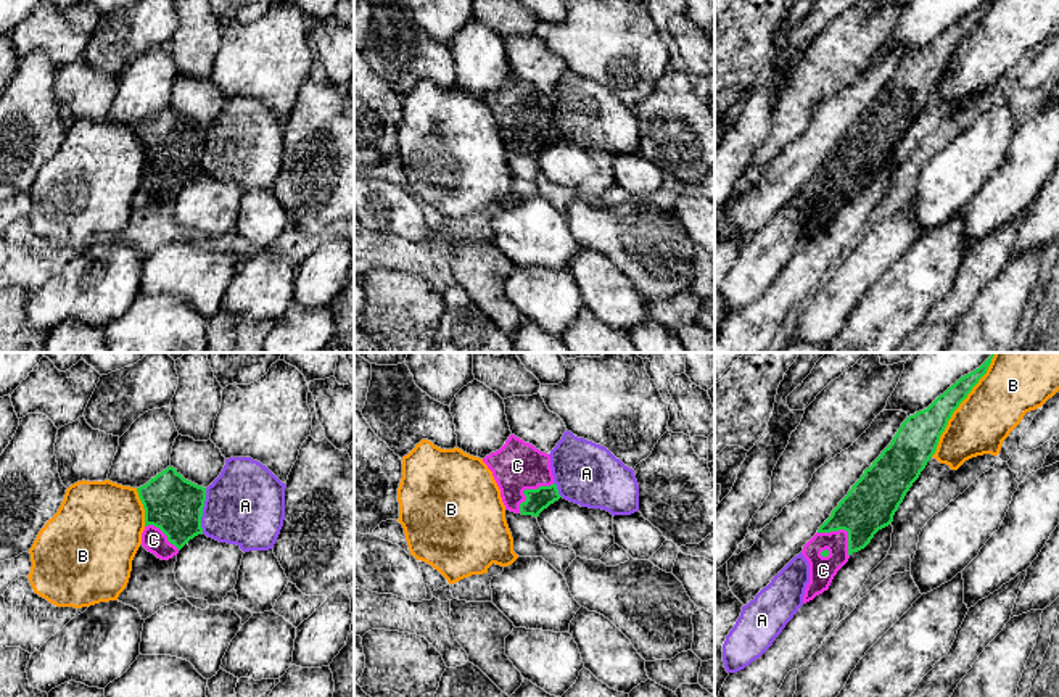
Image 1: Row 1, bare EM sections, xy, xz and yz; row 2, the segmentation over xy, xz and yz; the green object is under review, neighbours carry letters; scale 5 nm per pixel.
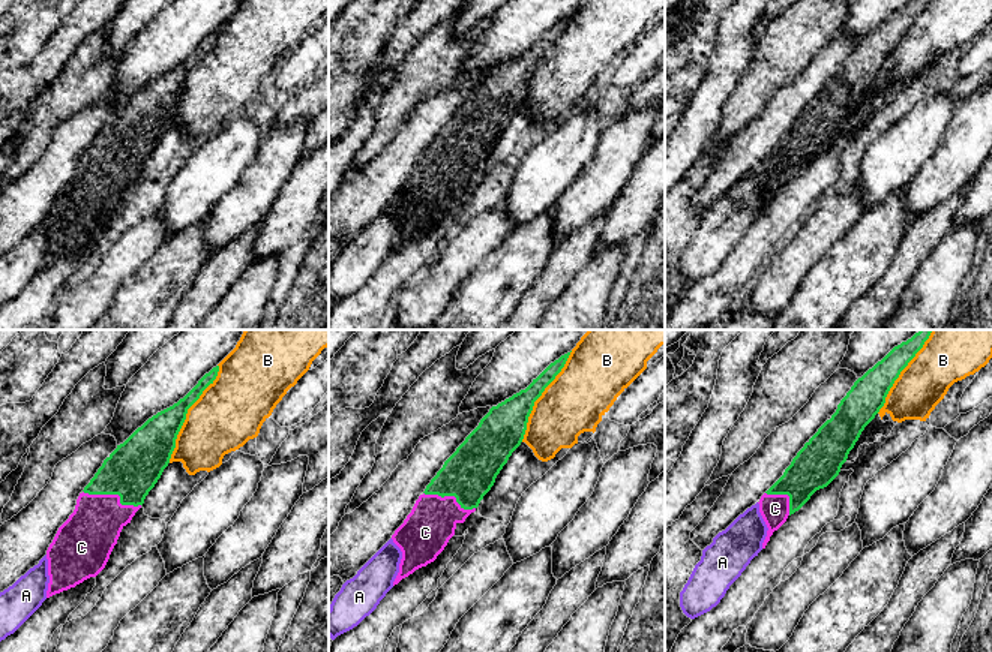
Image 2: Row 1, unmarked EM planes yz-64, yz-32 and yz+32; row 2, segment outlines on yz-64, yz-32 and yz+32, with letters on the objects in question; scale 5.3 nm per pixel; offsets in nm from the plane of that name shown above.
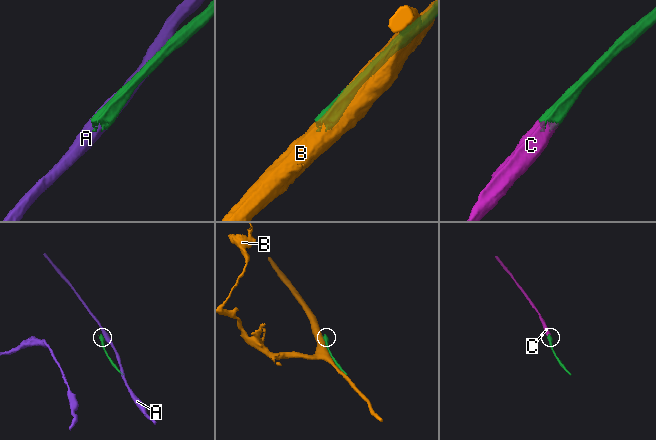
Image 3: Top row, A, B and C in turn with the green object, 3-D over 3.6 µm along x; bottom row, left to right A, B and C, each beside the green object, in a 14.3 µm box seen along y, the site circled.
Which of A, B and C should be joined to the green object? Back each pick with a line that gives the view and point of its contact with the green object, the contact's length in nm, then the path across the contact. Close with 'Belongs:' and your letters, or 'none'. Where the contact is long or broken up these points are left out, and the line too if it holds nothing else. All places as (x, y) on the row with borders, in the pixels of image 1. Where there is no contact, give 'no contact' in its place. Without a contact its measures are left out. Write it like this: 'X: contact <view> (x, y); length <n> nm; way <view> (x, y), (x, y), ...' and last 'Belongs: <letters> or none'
C: contact xz (528, 490); length 240 nm; way xz (538, 499), (528, 490), (525, 477), (517, 466)
Belongs: C

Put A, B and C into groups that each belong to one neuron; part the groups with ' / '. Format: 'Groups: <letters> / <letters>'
Groups: A / B / C

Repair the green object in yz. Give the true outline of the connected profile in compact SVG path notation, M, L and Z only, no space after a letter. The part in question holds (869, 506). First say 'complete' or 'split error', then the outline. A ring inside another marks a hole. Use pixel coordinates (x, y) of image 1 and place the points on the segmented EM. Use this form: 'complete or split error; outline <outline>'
split error; outline M995 353L979 369L961 377L927 409L909 415L892 443L803 546L801 554L810 563L803 604L827 591L850 555L864 549L879 530L893 522L906 493L935 454L953 412L987 373L993 356Z

